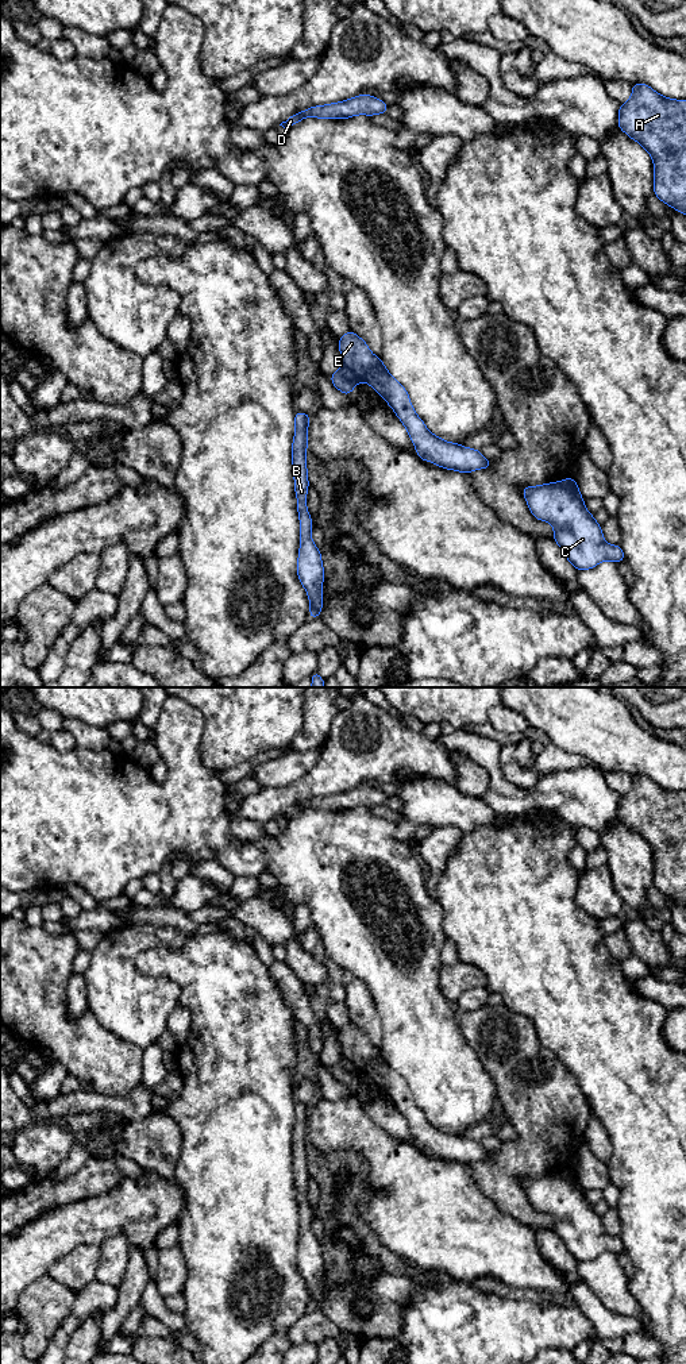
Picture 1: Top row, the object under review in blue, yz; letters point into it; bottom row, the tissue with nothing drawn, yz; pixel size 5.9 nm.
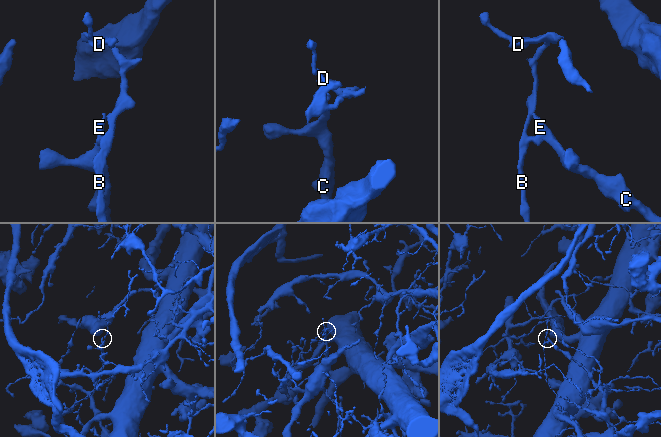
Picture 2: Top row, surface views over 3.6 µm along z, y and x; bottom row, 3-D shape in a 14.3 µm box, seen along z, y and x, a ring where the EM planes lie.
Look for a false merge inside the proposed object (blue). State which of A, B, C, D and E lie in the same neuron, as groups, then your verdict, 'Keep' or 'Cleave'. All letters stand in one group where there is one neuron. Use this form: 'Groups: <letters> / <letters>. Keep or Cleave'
Groups: A C E / B D. Cleave

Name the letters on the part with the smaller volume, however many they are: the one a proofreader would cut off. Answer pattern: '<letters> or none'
B, D

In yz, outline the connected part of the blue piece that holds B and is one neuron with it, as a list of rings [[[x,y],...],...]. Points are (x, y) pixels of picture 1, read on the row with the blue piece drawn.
[[[304,412],[294,415],[294,439],[292,443],[292,469],[300,519],[300,550],[297,559],[297,577],[302,583],[311,604],[309,617],[316,619],[323,609],[324,567],[320,550],[315,546],[312,519],[307,509],[307,493],[309,488],[305,454],[308,448],[308,424],[311,416]]]

